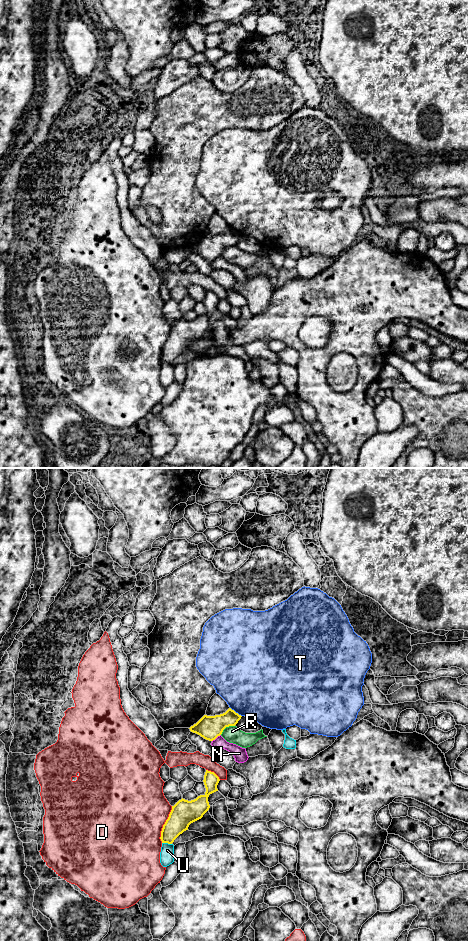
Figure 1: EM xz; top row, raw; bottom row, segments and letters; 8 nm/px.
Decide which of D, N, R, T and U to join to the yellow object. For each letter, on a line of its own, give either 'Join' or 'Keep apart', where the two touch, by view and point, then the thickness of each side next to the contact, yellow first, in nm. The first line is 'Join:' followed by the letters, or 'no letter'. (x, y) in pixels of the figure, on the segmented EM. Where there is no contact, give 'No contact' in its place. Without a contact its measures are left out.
Join: no letter
D: Keep apart. Touches yellow at xz (164, 824). Thickness 200 nm (yellow) against 480 nm
N: Keep apart. Touches yellow at xz (216, 737). Thickness 190 nm (yellow) against 110 nm
R: Keep apart. Touches yellow at xz (226, 726). Thickness 190 nm (yellow) against 140 nm
T: Keep apart. Touches yellow at xz (235, 712). Thickness 190 nm (yellow) against 480 nm
U: Keep apart. Touches yellow at xz (167, 842). Thickness 190 nm (yellow) against 110 nm

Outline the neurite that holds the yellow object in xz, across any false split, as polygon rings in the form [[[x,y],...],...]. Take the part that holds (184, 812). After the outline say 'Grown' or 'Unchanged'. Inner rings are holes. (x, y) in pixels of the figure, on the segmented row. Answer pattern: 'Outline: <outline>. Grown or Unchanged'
Outline: [[[206,770],[203,780],[206,788],[205,794],[191,801],[182,798],[172,806],[169,817],[161,831],[162,843],[172,844],[180,834],[188,830],[191,823],[203,817],[210,808],[208,797],[218,791],[219,781],[219,777],[214,772]]]. Unchanged

